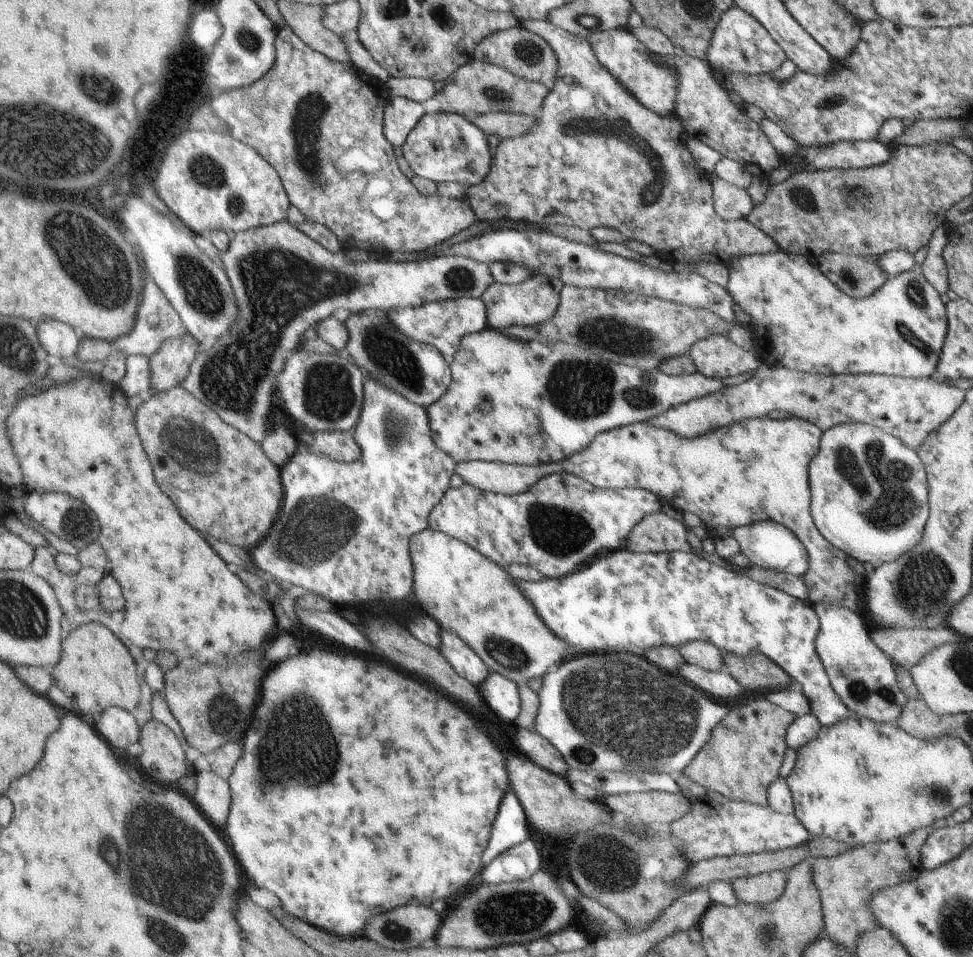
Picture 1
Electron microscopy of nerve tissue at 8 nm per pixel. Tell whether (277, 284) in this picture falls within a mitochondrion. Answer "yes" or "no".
yes

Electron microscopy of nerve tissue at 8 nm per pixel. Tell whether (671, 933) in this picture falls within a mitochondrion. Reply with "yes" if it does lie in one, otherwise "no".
no

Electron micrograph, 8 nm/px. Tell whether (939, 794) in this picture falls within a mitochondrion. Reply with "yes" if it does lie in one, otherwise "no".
yes

